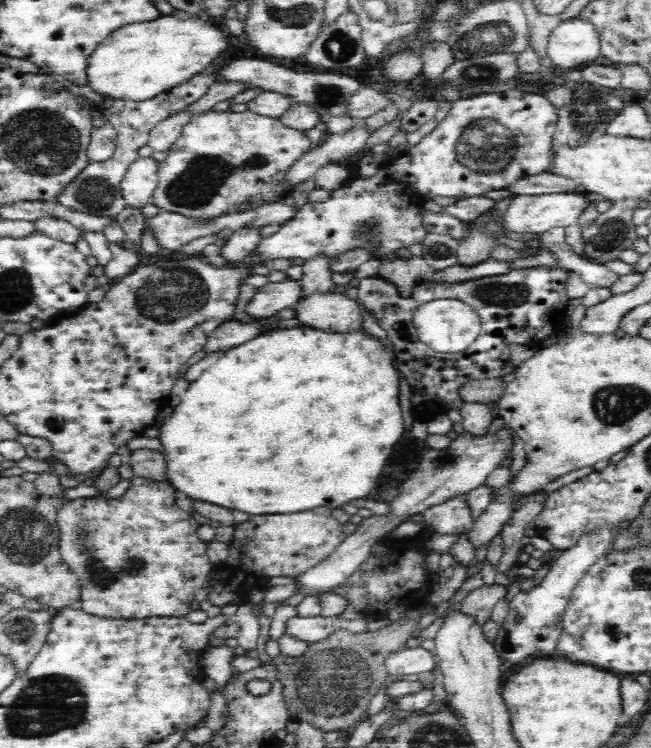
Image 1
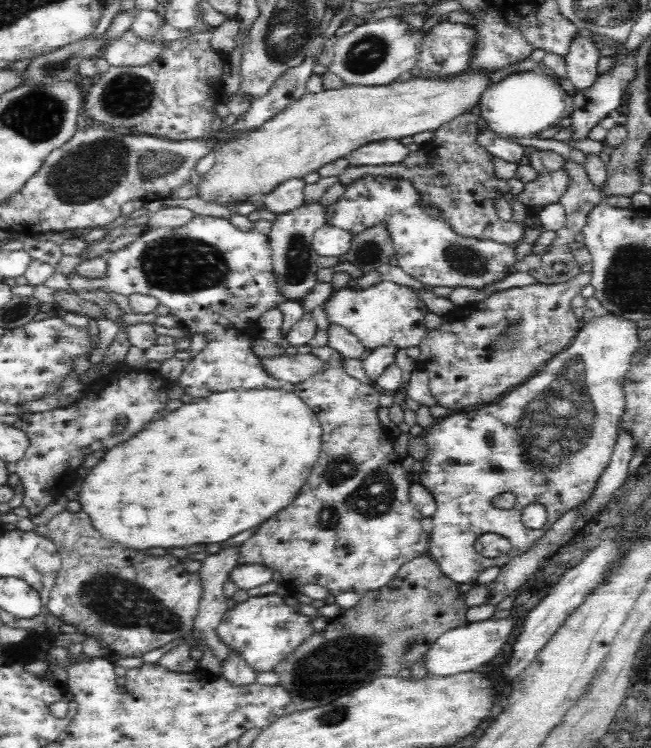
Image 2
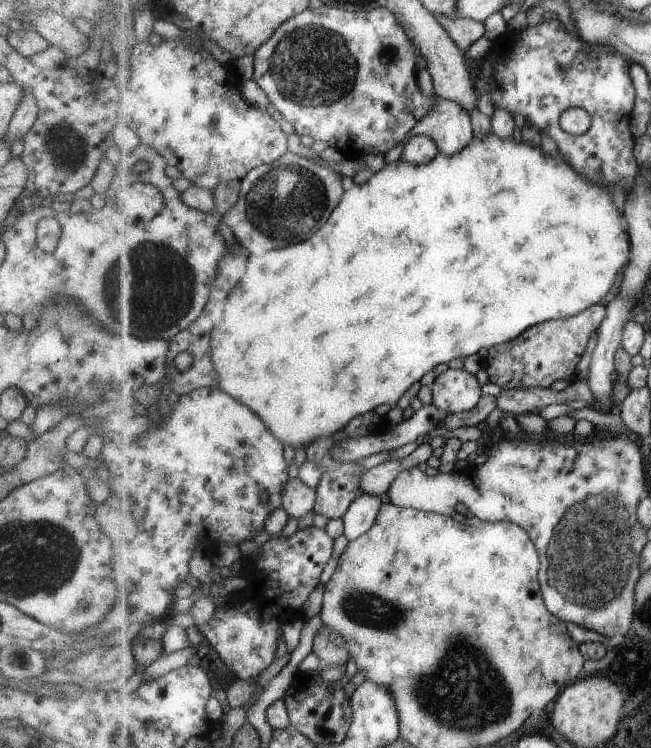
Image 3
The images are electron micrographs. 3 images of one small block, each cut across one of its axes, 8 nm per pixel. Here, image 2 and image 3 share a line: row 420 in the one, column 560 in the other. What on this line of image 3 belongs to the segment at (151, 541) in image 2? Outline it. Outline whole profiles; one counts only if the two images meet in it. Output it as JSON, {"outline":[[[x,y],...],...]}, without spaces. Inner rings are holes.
{"outline":[[[490,132],[484,137],[474,137],[470,144],[467,145],[463,150],[456,152],[452,155],[446,155],[439,153],[429,164],[416,165],[407,162],[403,158],[399,158],[397,161],[385,164],[380,171],[377,171],[372,177],[362,184],[353,185],[353,188],[344,192],[341,202],[338,204],[339,208],[333,212],[333,216],[329,218],[329,222],[311,238],[311,240],[305,240],[301,244],[292,244],[280,249],[269,251],[263,256],[250,255],[247,259],[247,272],[246,277],[235,287],[235,290],[230,294],[227,299],[224,308],[224,319],[212,330],[212,361],[214,362],[215,368],[221,378],[220,386],[221,390],[229,392],[231,396],[239,398],[243,404],[251,406],[265,422],[267,426],[271,426],[273,434],[281,440],[284,445],[292,446],[293,449],[296,446],[301,446],[306,450],[315,439],[319,437],[326,437],[327,435],[333,435],[339,432],[349,420],[353,420],[355,416],[359,414],[365,414],[381,404],[389,404],[395,406],[399,402],[399,398],[415,384],[419,382],[427,372],[434,371],[434,368],[441,366],[441,364],[448,364],[455,359],[467,358],[469,354],[475,354],[483,348],[490,349],[492,346],[500,345],[514,338],[517,338],[523,331],[530,329],[532,326],[545,323],[551,319],[564,319],[574,317],[576,314],[587,310],[590,306],[599,304],[609,292],[611,292],[611,286],[615,284],[619,272],[628,266],[630,261],[630,252],[632,242],[630,241],[630,234],[628,229],[625,230],[623,226],[624,214],[619,212],[619,208],[615,206],[613,202],[612,190],[601,183],[590,181],[583,174],[579,174],[578,170],[575,170],[574,166],[569,164],[569,161],[556,152],[554,155],[545,154],[543,148],[540,145],[532,144],[531,142],[520,141],[517,142],[515,138],[501,138],[498,134]]]}

